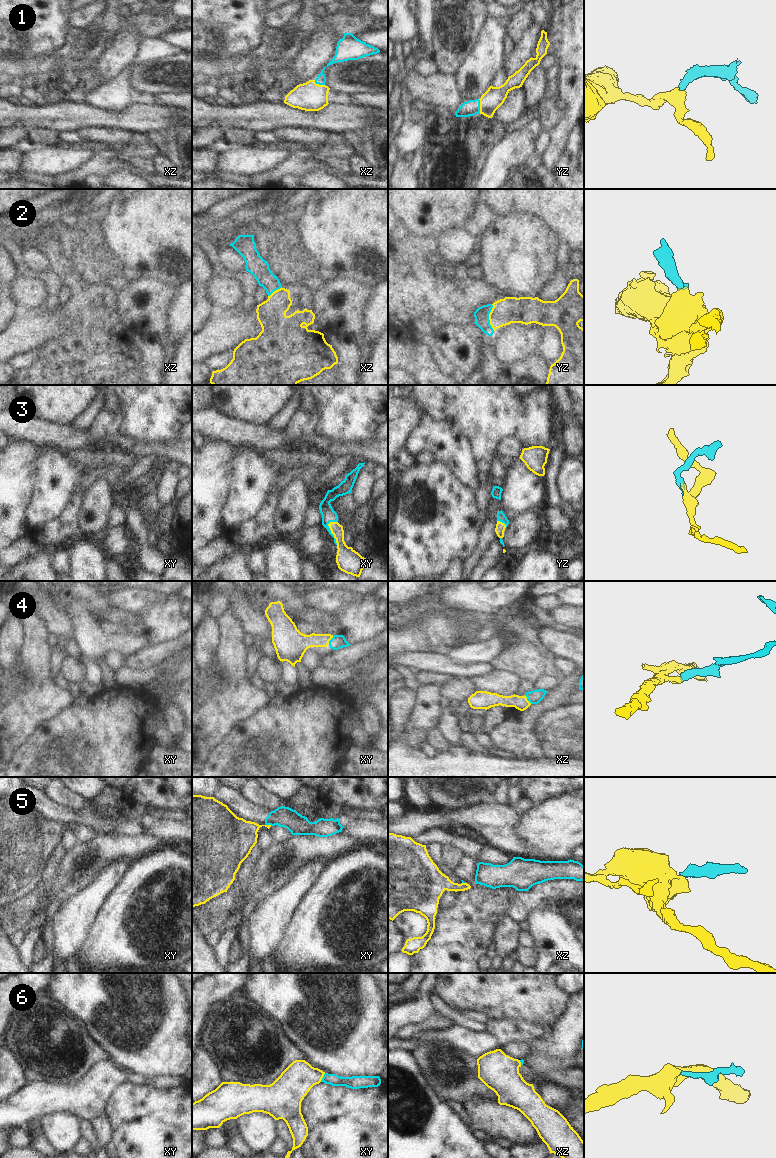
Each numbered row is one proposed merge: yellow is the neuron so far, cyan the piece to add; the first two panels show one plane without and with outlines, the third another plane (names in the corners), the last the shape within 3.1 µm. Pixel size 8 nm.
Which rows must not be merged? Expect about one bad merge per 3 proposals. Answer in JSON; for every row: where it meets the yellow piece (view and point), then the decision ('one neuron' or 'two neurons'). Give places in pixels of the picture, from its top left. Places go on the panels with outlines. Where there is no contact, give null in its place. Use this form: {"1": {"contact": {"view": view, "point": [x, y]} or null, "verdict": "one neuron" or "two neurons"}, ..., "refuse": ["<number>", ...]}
{"1": {"contact": {"view": "yz", "point": [480, 106]}, "verdict": "one neuron"}, "2": {"contact": {"view": "yz", "point": [489, 317]}, "verdict": "one neuron"}, "3": {"contact": {"view": "xy", "point": [331, 532]}, "verdict": "one neuron"}, "4": {"contact": {"view": "xy", "point": [331, 638]}, "verdict": "one neuron"}, "5": {"contact": {"view": "xy", "point": [268, 825]}, "verdict": "two neurons"}, "6": {"contact": {"view": "xy", "point": [322, 1077]}, "verdict": "one neuron"}, "refuse": ["5"]}

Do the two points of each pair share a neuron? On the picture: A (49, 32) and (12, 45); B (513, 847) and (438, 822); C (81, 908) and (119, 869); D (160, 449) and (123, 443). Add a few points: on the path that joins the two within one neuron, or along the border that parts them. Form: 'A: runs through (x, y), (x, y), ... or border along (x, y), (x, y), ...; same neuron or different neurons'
A: runs through (40, 32), (38, 34), (26, 34), (21, 39); same neuron
B: runs through (494, 828), (484, 818), (457, 818); same neuron
C: runs through (91, 898), (109, 879); same neuron
D: runs through (151, 449), (137, 448), (132, 445); same neuron

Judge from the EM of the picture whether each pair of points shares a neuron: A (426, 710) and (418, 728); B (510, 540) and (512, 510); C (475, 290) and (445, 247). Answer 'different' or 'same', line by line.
A: same
B: different
C: different

